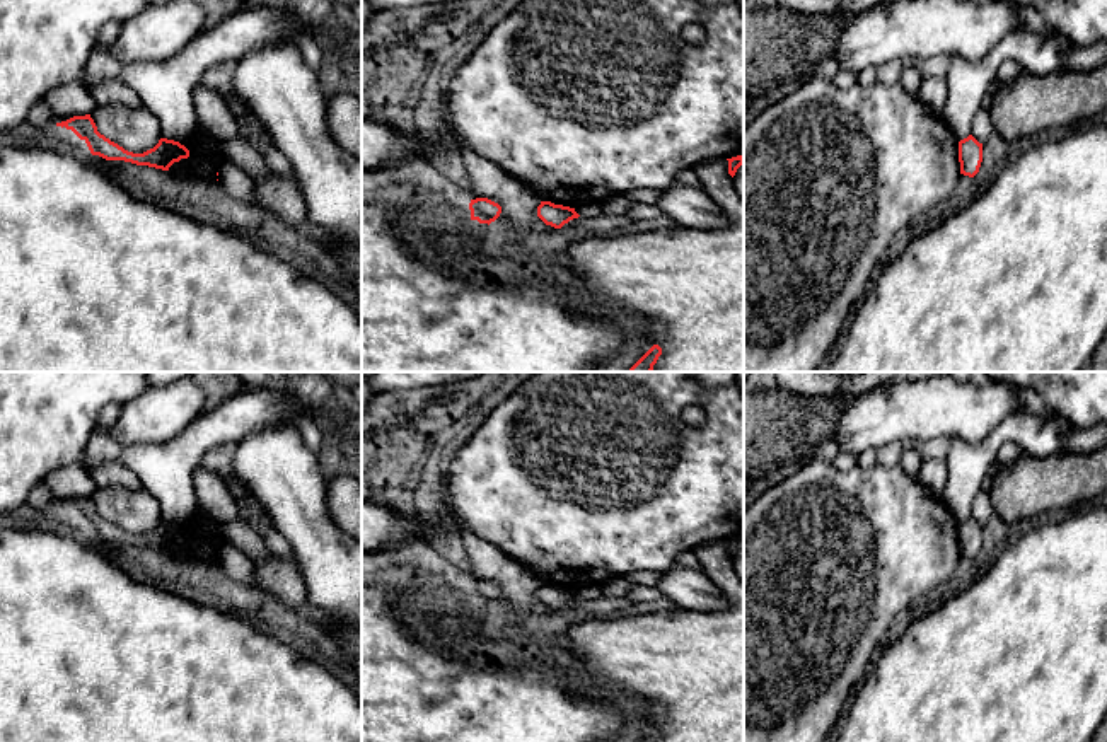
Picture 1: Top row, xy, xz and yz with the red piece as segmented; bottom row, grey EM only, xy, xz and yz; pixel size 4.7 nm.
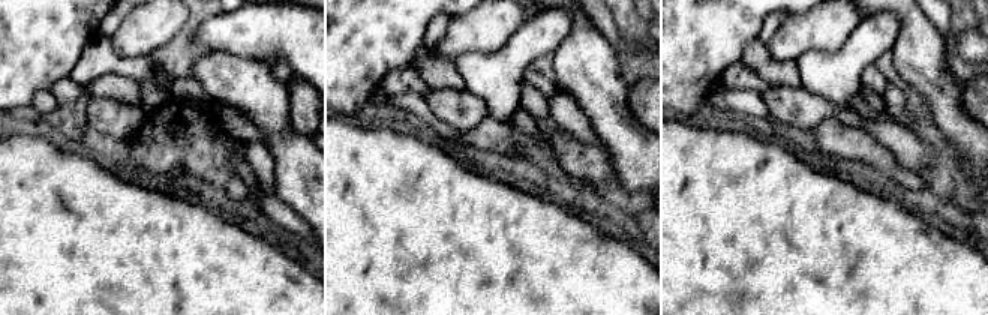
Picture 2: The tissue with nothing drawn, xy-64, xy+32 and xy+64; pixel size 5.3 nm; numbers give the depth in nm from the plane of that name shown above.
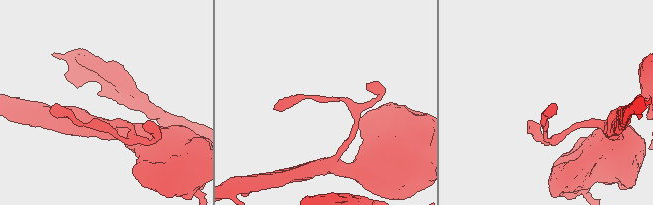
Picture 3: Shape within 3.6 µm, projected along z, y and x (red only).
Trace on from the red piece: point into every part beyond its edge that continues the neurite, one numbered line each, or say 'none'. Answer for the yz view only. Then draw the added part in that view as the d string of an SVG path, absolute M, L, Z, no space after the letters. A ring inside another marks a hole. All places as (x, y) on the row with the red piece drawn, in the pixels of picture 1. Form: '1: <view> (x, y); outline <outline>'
none

